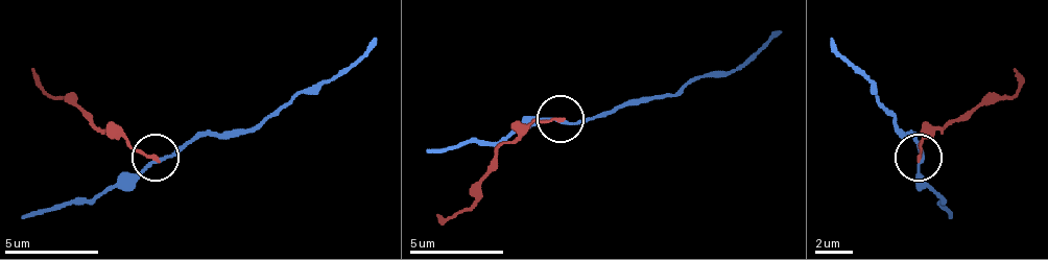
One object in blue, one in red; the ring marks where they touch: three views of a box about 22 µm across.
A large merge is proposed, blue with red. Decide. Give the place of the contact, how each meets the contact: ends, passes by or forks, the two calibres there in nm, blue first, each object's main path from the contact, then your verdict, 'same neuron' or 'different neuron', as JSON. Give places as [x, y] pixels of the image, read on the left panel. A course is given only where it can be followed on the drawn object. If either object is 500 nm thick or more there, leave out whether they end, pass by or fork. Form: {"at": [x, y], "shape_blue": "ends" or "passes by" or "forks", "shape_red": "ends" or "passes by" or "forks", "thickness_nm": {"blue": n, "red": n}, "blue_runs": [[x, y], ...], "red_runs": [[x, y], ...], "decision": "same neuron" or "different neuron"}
{"at": [156, 158], "shape_blue": "passes by", "shape_red": "ends", "thickness_nm": {"blue": 160, "red": 160}, "blue_runs": [[157, 157], [181, 151], [199, 138], [260, 128], [303, 91], [335, 81], [378, 39]], "red_runs": [[157, 157], [134, 147], [91, 119], [77, 104], [44, 91], [30, 67]], "decision": "different neuron"}

